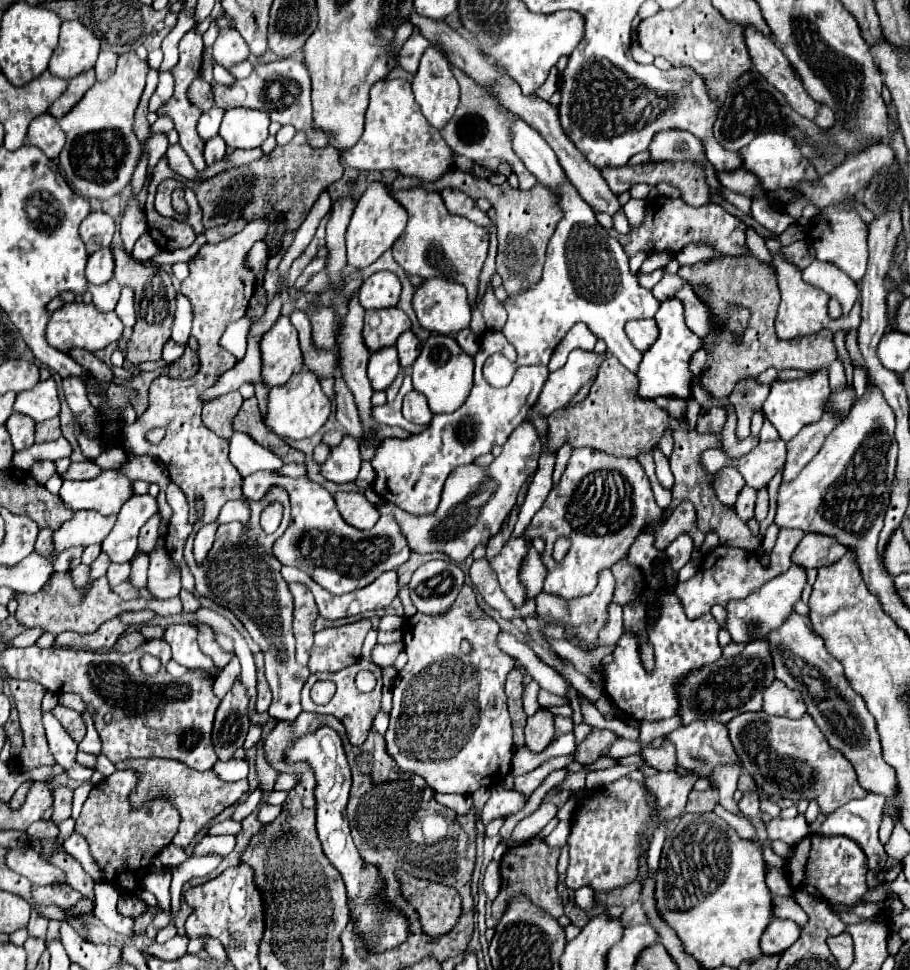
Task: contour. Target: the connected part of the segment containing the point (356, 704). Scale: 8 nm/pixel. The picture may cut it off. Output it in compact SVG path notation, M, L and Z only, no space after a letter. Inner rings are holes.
M358 660L358 662L352 664L350 668L344 668L342 672L334 672L334 674L310 674L308 680L306 680L306 684L304 684L304 688L302 688L302 708L304 708L306 712L332 714L332 716L336 716L338 720L342 720L344 726L346 726L346 730L348 730L348 738L350 738L352 744L362 744L362 742L366 740L366 736L368 736L368 732L370 732L370 728L372 728L372 722L374 722L376 714L380 712L380 698L382 698L382 668L376 666L374 662L366 662L366 660ZM360 670L370 670L370 672L376 676L376 688L374 688L370 694L362 694L362 692L356 688L356 684L354 684L354 678L356 678L356 674L358 674ZM318 680L330 680L330 682L336 684L336 694L334 694L334 698L332 698L328 704L324 704L324 706L314 704L312 698L310 698L310 688L312 688L314 682L318 682Z

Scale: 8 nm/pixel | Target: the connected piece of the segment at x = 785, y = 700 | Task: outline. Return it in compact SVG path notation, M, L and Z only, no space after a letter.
M774 680L764 692L764 708L766 714L772 716L788 716L800 718L806 712L806 704L796 690L790 690L780 680Z

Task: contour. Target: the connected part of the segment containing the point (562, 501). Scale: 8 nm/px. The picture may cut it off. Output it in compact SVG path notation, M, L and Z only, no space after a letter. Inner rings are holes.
M574 448L566 464L566 470L562 472L560 482L554 484L542 508L534 514L532 522L524 530L524 538L542 538L546 542L546 552L542 554L542 560L548 568L544 590L558 594L564 600L574 600L590 594L598 584L600 570L610 568L618 560L624 560L628 556L630 546L636 542L636 538L642 532L646 532L646 528L654 530L654 546L658 550L666 548L678 534L696 530L696 512L690 502L680 502L678 508L674 508L666 520L662 520L664 514L666 510L662 510L656 504L650 488L650 480L636 458L616 458L616 456L606 456L606 452L598 452L594 448ZM560 536L570 540L570 550L564 556L564 560L556 562L552 558L552 546Z

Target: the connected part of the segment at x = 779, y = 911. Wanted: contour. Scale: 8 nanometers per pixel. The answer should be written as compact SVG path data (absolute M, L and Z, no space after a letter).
M788 896L786 898L774 898L774 916L776 918L790 918L800 926L804 926L806 920L808 920L808 916L800 908L800 904L794 898L788 898Z

